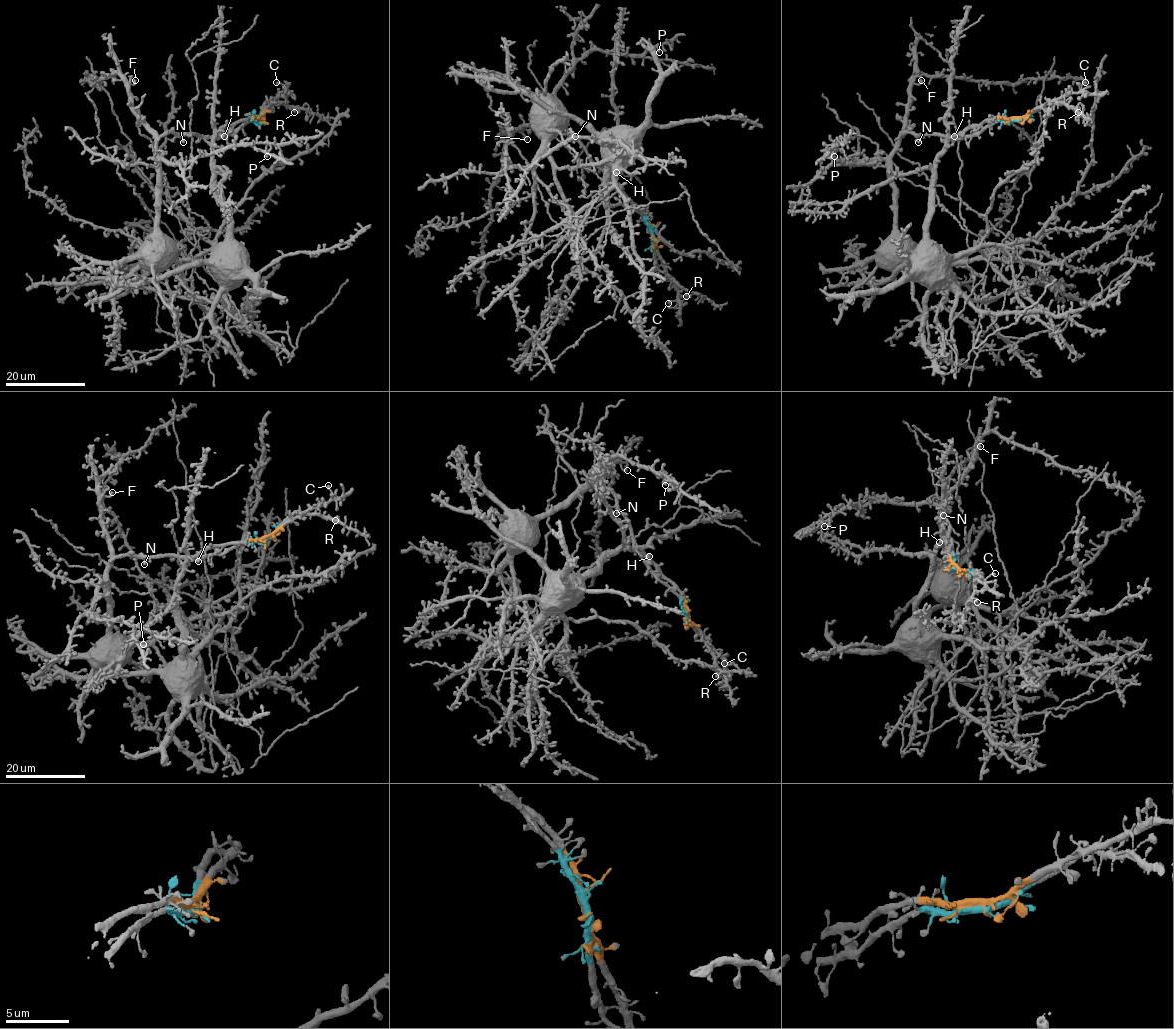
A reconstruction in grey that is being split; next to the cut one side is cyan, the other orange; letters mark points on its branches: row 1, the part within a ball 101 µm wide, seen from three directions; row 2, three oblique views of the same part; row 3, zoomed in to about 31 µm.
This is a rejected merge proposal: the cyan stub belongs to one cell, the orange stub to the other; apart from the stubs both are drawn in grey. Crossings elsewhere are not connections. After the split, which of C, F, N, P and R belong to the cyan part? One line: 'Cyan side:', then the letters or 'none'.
Cyan side: F, N, P, R

